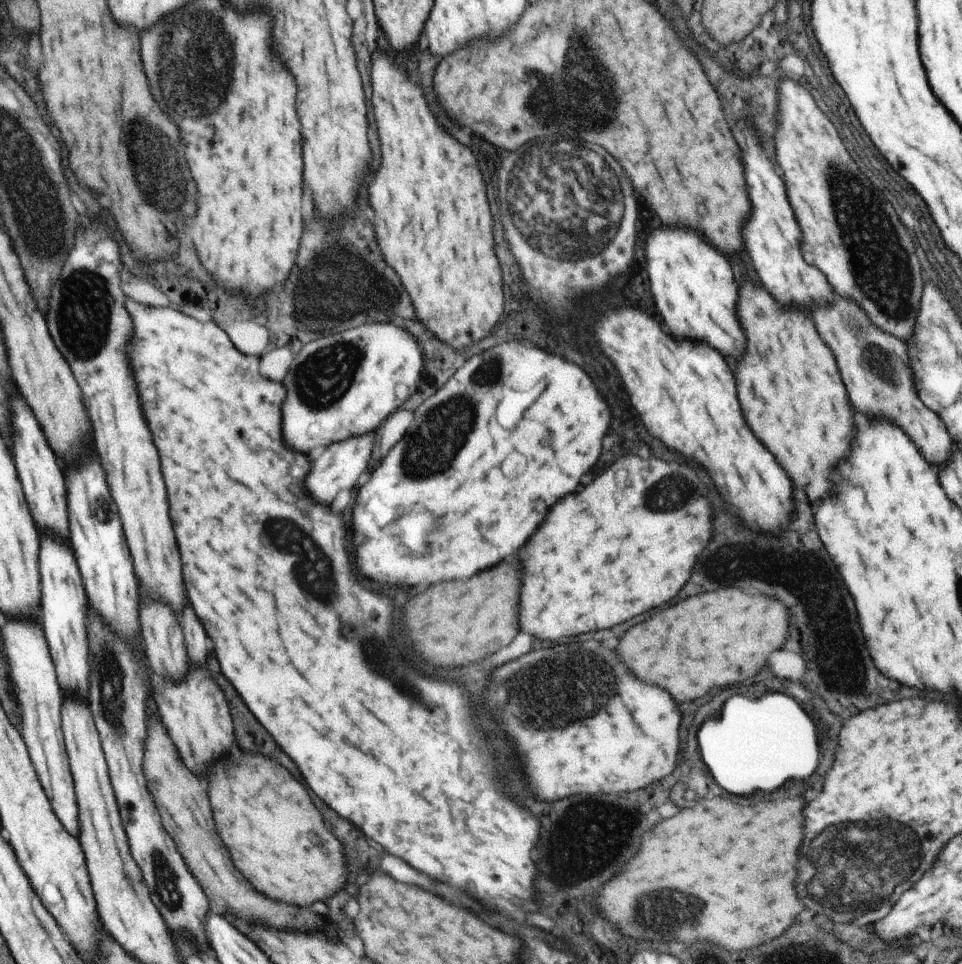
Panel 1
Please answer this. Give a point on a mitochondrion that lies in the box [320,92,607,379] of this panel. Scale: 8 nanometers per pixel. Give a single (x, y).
(326, 285)

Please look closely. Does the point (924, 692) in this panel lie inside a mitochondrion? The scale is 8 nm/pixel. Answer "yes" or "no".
no

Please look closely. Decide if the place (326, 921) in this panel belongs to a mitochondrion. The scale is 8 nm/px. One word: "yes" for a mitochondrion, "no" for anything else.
no

